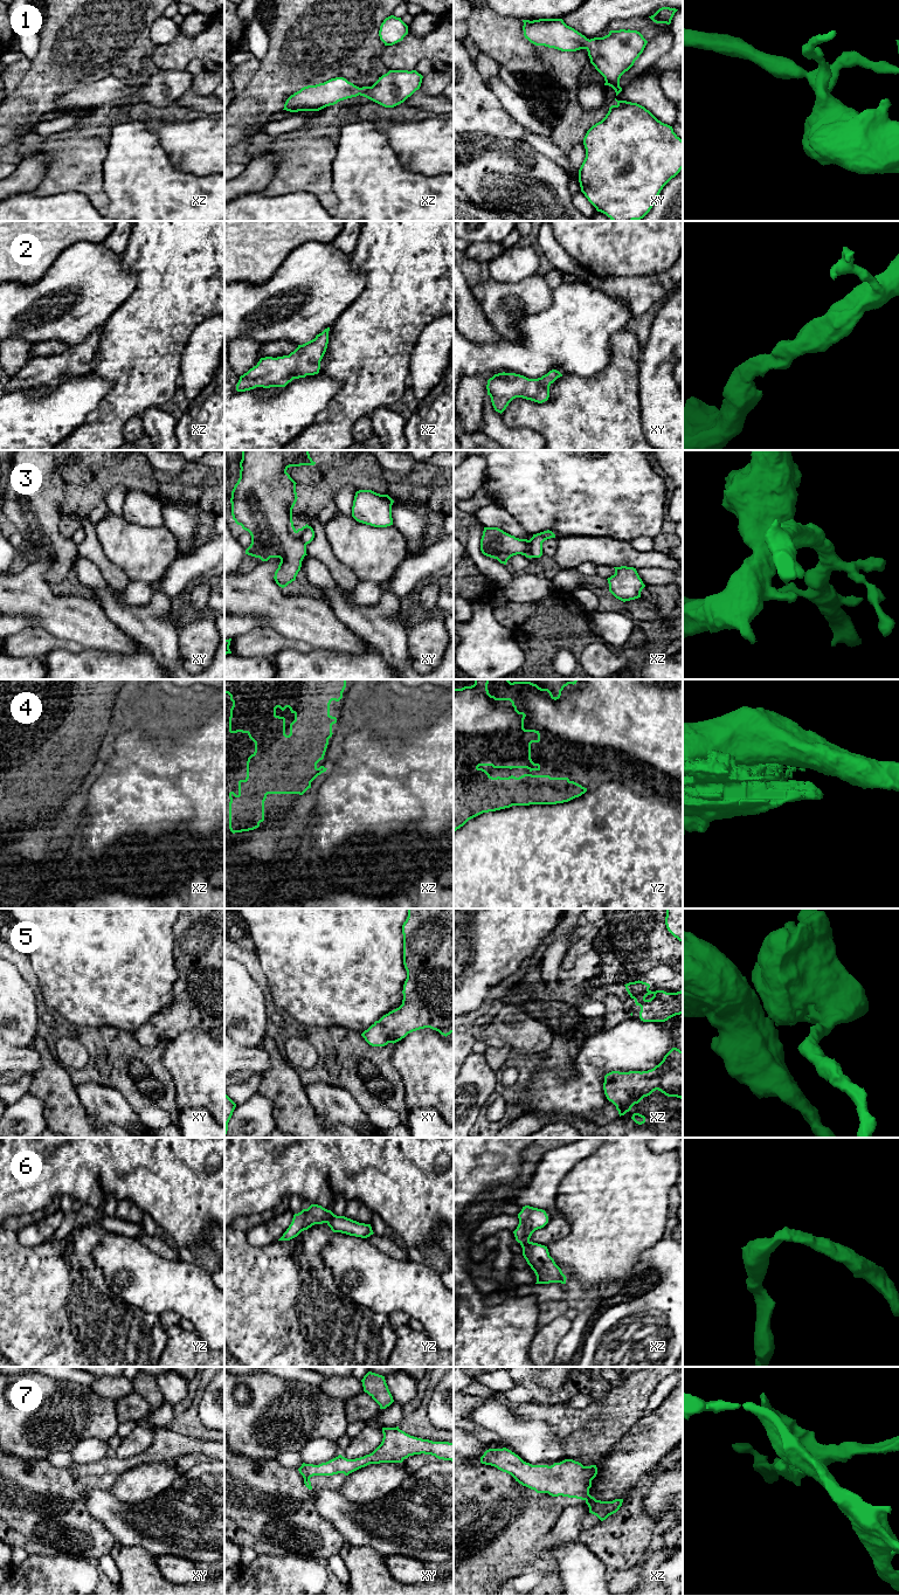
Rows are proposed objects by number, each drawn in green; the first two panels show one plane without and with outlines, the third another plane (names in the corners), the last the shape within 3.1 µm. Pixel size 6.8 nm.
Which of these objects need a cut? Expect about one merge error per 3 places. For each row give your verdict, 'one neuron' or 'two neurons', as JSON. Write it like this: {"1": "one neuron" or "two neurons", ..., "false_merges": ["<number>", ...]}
{"1": "one neuron", "2": "one neuron", "3": "two neurons", "4": "two neurons", "5": "one neuron", "6": "one neuron", "7": "one neuron", "false_merges": ["3", "4"]}

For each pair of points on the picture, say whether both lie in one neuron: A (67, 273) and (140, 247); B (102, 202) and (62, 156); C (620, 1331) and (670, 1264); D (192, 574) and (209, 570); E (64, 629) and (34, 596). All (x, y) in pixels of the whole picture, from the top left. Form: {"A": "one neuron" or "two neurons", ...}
{"A": "two neurons", "B": "one neuron", "C": "one neuron", "D": "one neuron", "E": "one neuron"}

